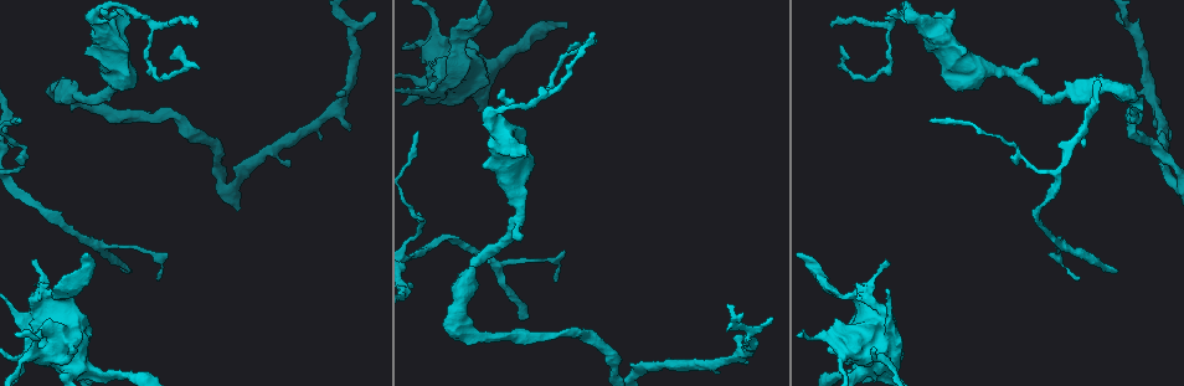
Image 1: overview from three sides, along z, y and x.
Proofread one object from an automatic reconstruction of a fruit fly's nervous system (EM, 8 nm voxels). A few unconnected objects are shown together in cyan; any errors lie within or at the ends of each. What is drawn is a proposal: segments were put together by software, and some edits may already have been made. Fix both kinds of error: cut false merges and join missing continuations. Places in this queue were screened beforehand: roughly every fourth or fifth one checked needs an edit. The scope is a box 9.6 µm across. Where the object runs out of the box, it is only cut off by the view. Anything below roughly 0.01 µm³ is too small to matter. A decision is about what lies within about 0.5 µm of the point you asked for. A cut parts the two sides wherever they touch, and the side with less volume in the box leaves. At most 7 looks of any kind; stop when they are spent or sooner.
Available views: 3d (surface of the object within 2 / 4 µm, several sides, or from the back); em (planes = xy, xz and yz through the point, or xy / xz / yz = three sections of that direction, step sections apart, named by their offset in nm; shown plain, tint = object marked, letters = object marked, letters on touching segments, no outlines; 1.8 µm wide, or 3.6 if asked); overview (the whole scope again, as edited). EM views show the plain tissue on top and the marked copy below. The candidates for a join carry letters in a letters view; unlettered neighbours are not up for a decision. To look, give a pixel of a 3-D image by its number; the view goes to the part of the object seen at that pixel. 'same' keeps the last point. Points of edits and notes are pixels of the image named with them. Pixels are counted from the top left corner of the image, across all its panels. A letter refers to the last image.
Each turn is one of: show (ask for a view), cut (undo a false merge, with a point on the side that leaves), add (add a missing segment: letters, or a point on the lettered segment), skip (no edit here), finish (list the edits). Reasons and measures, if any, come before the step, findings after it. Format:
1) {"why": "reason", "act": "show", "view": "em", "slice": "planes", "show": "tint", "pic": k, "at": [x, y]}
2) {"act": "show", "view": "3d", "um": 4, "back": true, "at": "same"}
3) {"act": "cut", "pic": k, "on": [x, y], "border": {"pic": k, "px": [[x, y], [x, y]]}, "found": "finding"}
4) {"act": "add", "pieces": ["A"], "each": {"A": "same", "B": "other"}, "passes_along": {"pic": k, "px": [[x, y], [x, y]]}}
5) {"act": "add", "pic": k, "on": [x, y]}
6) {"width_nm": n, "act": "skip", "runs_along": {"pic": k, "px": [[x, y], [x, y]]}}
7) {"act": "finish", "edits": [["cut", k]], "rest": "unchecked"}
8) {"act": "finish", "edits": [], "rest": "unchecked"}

{"why": "branch stops here", "act": "show", "view": "em", "slice": "xy", "step": 16, "show": "tint", "pic": 1, "at": [1117, 272]}

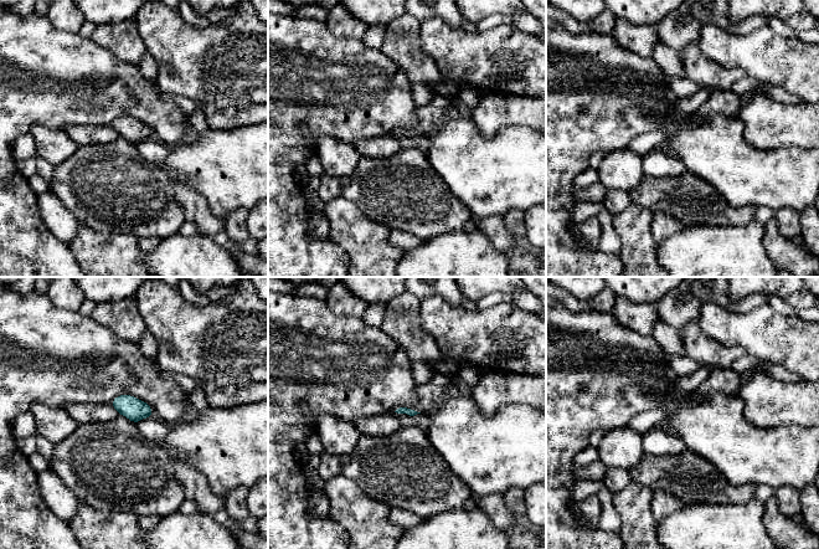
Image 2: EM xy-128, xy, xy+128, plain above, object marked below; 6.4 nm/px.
{"act": "show", "view": "em", "slice": "planes", "show": "letters", "at": "same"}

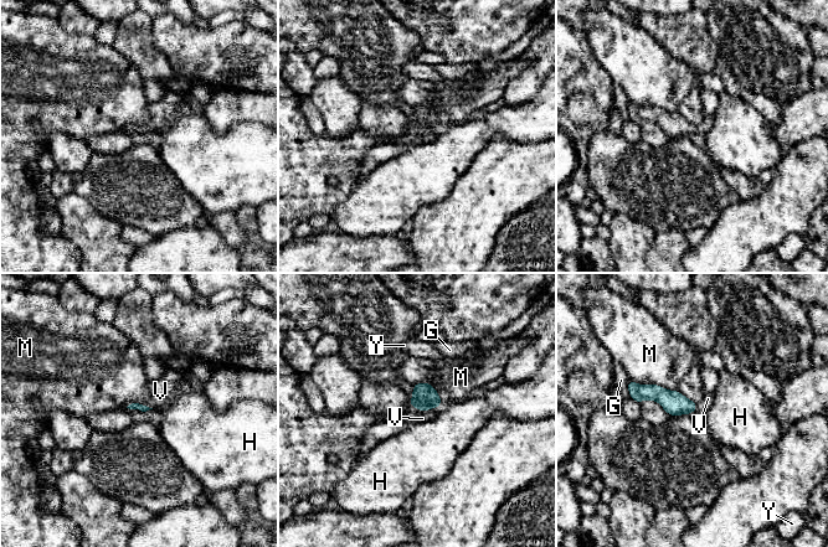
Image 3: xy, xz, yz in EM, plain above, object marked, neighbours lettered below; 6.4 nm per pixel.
{"act": "add", "pic": 3, "on": [160, 391], "each": {"G": "other", "H": "other", "M": "other", "V": "same", "Y": "other"}, "passes_along": {"pic": 3, "px": [[134, 406], [148, 407], [160, 391]]}, "found": "it goes on there"}

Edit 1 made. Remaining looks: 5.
{"act": "show", "view": "3d", "um": 4, "pic": 1, "at": [472, 272]}

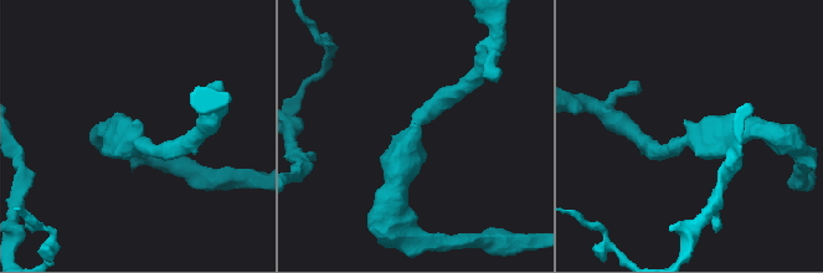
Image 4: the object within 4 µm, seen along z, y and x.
{"arm_widths_nm": [260, 360], "act": "show", "view": "em", "slice": "xy", "step": 4, "show": "tint", "pic": 4, "at": [133, 139]}

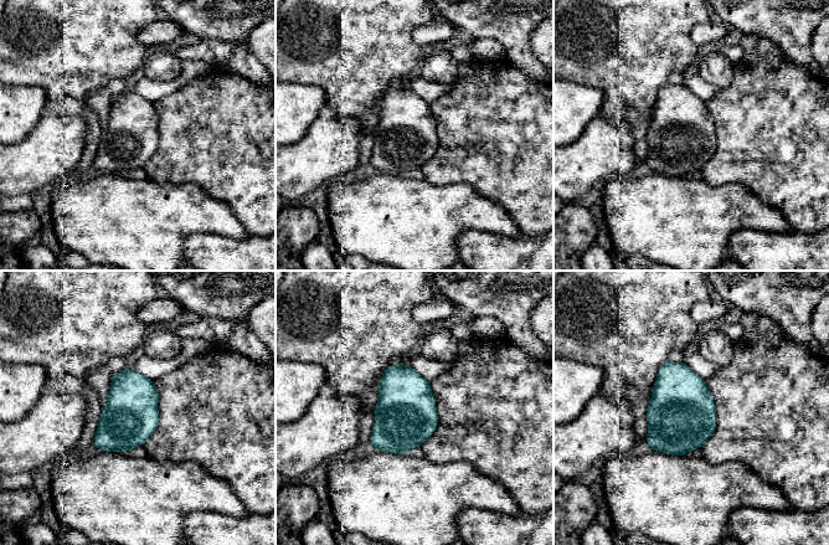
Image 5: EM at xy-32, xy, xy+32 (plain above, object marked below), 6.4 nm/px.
{"why": "cut it another way", "act": "show", "view": "em", "slice": "planes", "show": "letters", "at": "same"}

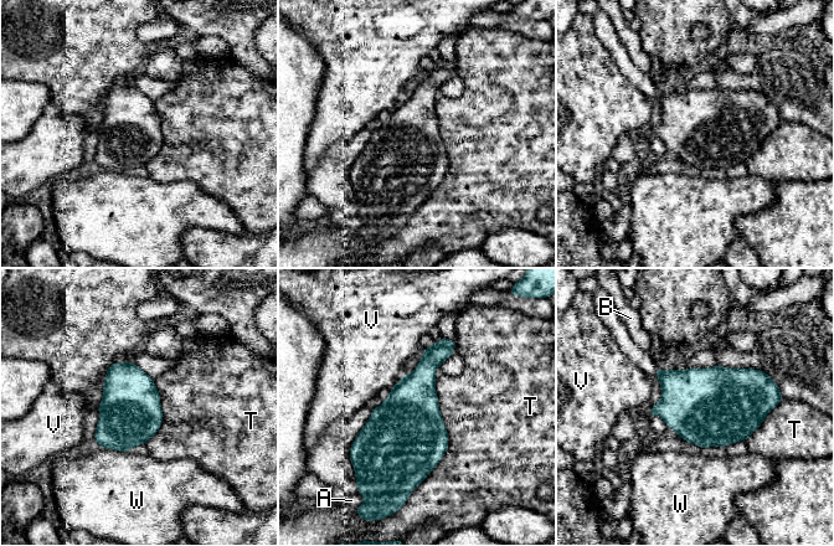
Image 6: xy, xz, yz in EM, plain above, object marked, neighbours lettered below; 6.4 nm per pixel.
{"act": "skip", "each": {"A": "other", "B": "other", "T": "other", "V": "other", "W": "other"}, "border": {"pic": 6, "px": [[437, 380], [448, 448], [410, 493]]}, "found": "continuous, no second cell"}

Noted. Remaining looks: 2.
{"why": "sharp bend", "act": "show", "view": "em", "slice": "planes", "show": "letters", "pic": 1, "at": [499, 129]}

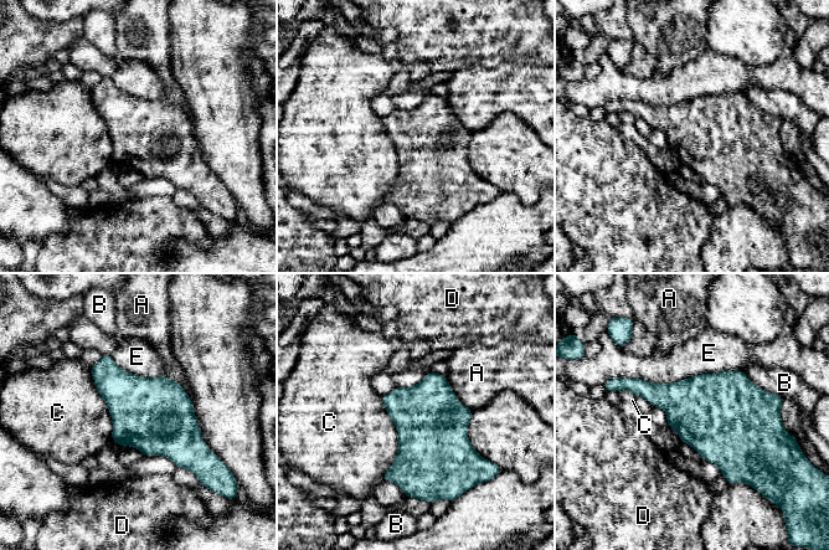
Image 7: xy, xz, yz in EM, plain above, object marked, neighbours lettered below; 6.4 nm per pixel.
{"act": "skip", "each": {"A": "other", "B": "other", "C": "other", "D": "other", "E": "other"}, "border": {"pic": 7, "px": [[380, 396], [397, 436], [384, 479]]}, "found": "all the same cell"}

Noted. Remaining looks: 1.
{"act": "finish", "edits": [["add", 3]], "rest": "unchecked"}

